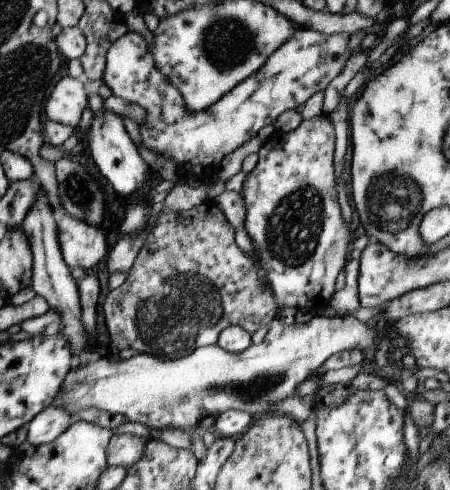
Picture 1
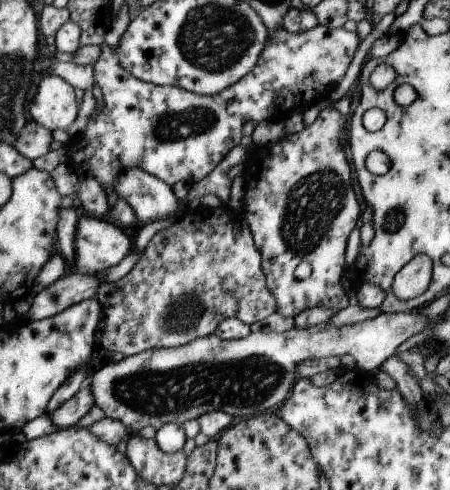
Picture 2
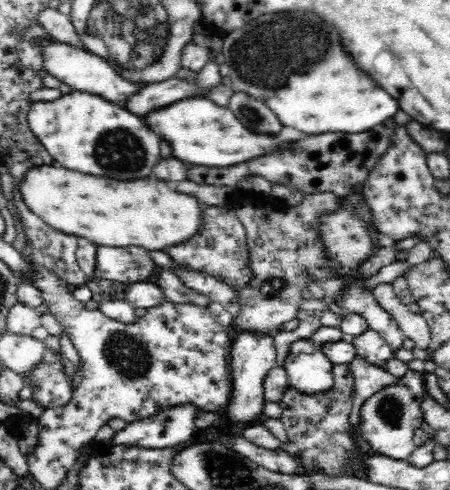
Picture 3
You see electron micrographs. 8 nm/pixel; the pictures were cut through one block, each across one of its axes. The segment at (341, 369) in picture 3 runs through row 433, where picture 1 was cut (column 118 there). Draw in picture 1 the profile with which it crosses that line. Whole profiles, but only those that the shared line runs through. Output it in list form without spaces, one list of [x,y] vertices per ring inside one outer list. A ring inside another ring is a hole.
[[[213,200],[185,210],[185,212],[161,212],[155,228],[145,238],[139,254],[127,270],[127,278],[121,286],[109,290],[103,300],[103,318],[111,348],[135,350],[161,360],[177,360],[189,356],[195,348],[217,344],[223,328],[239,324],[249,334],[261,326],[269,326],[275,320],[277,302],[273,292],[259,282],[259,270],[255,264],[239,252],[235,246],[235,230],[227,218],[219,212]]]

